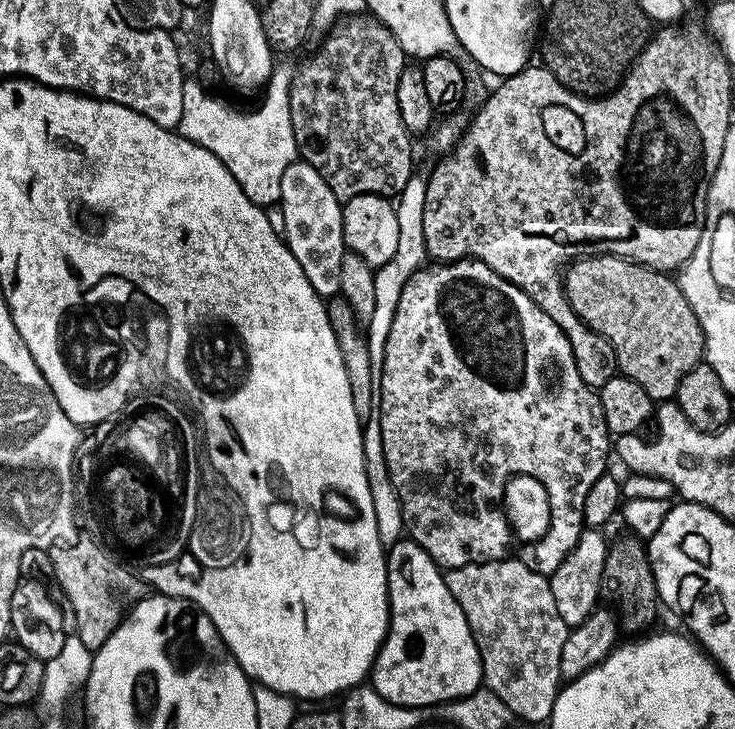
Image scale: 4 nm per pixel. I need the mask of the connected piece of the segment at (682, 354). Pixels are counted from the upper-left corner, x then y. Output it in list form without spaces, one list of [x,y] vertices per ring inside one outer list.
[[[585,256],[577,258],[567,265],[562,276],[564,293],[568,304],[600,336],[608,339],[608,344],[616,355],[617,369],[630,377],[654,402],[668,402],[673,399],[686,374],[705,359],[704,335],[702,326],[686,302],[679,283],[669,273],[658,272],[645,264],[636,264],[633,260],[624,260],[621,256]]]

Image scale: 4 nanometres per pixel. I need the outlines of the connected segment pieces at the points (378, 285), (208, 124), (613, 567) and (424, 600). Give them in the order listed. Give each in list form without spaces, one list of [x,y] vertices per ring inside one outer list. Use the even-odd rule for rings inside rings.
[[[413,174],[410,182],[406,182],[404,191],[395,201],[398,214],[398,250],[394,250],[394,258],[381,268],[375,269],[374,278],[374,314],[366,321],[366,339],[370,350],[370,374],[374,378],[382,374],[382,362],[386,350],[386,338],[390,338],[390,326],[394,322],[394,310],[398,310],[398,298],[402,298],[402,286],[419,268],[426,264],[426,242],[422,238],[422,210],[426,206],[427,179],[420,174]]]
[[[277,63],[263,89],[264,101],[253,112],[239,112],[220,100],[215,100],[199,79],[185,79],[182,90],[182,118],[178,125],[180,135],[190,142],[210,150],[234,174],[238,186],[261,206],[272,206],[280,199],[282,174],[286,166],[298,158],[294,126],[290,118],[290,90],[292,89],[293,65]]]
[[[625,534],[608,545],[606,562],[602,566],[602,582],[600,595],[609,605],[614,606],[618,613],[618,624],[628,634],[640,634],[656,616],[658,597],[656,594],[656,579],[648,561],[648,549],[645,541],[633,534]],[[644,628],[644,629],[643,629]]]
[[[401,538],[387,549],[388,557],[388,633],[372,664],[370,684],[382,698],[402,707],[431,709],[431,704],[460,700],[481,687],[484,671],[474,634],[462,614],[462,606],[450,594],[444,572],[435,560],[411,538]]]

